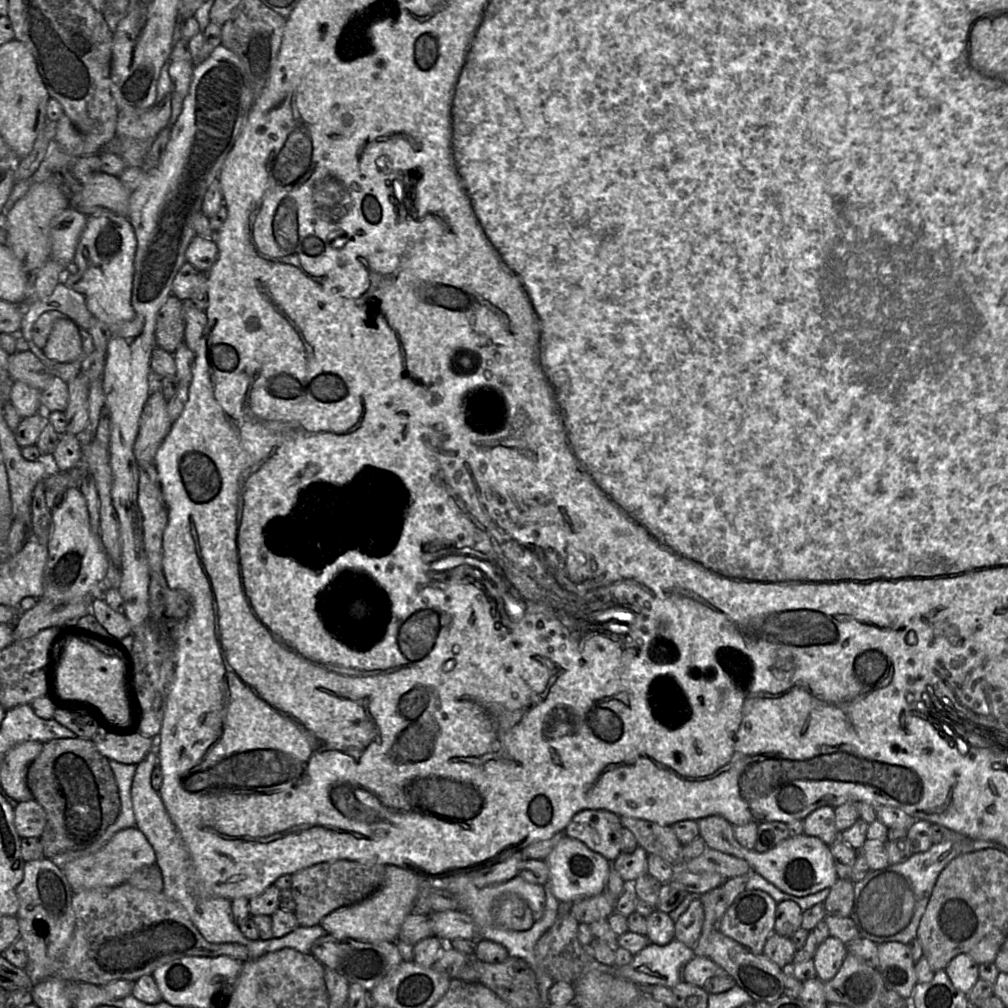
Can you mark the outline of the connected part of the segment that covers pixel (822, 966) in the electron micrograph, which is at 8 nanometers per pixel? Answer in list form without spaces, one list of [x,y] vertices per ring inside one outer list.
[[[833,936],[818,944],[813,956],[817,978],[823,982],[834,978],[847,954],[847,945]]]

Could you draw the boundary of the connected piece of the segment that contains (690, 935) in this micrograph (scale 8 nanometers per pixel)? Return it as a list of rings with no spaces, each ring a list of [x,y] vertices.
[[[695,896],[687,910],[675,922],[675,939],[694,950],[702,932],[703,923],[703,905],[700,898]]]

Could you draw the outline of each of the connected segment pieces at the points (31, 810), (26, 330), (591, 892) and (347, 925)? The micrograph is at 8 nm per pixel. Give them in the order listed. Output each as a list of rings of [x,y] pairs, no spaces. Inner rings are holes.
[[[34,798],[19,802],[15,808],[14,824],[21,838],[40,838],[46,825],[46,812]]]
[[[60,281],[53,292],[46,298],[35,301],[23,310],[23,319],[20,335],[28,344],[32,343],[32,326],[38,317],[51,310],[56,310],[75,322],[80,329],[90,328],[92,317],[94,317],[86,306],[83,295],[74,291]]]
[[[565,835],[544,861],[549,867],[548,882],[551,892],[559,902],[574,903],[601,894],[605,890],[611,862],[580,840]]]
[[[394,865],[385,866],[383,884],[375,893],[361,902],[338,908],[320,921],[319,925],[327,934],[363,942],[396,941],[418,895],[419,876],[412,870]]]

